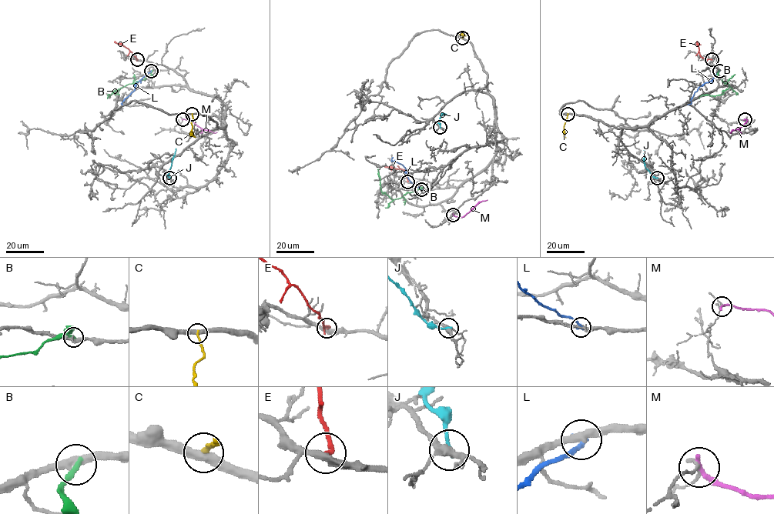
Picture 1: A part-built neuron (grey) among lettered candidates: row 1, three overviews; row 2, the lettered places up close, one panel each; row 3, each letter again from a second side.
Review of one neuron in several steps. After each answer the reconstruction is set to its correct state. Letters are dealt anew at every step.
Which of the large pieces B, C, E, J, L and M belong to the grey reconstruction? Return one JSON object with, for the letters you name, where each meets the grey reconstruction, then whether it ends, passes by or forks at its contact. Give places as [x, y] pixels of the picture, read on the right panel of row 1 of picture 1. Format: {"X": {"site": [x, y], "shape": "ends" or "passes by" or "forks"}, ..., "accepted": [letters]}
{"accepted": []}

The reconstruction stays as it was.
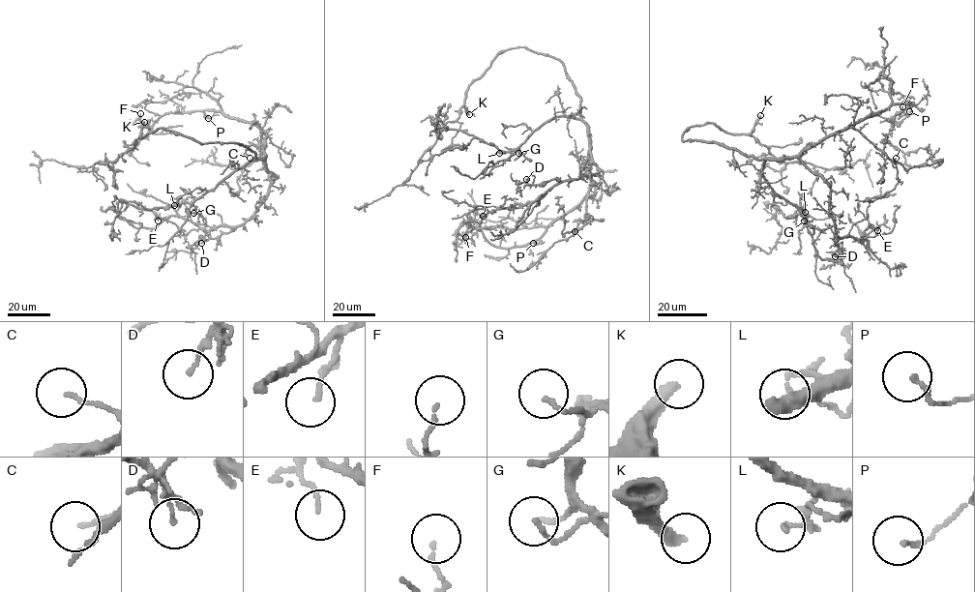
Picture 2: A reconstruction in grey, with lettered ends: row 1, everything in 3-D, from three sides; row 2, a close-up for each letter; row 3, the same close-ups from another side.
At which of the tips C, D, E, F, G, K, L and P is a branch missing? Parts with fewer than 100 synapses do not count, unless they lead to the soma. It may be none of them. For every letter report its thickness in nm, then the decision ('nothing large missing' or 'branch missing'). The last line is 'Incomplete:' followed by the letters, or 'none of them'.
C: calibre 100 nm; nothing large missing
D: calibre 120 nm; nothing large missing
E: calibre 120 nm; nothing large missing
F: calibre 110 nm; nothing large missing
G: calibre 110 nm; nothing large missing
K: calibre 360 nm; branch missing
L: calibre 130 nm; nothing large missing
P: calibre 120 nm; nothing large missing
Incomplete: K

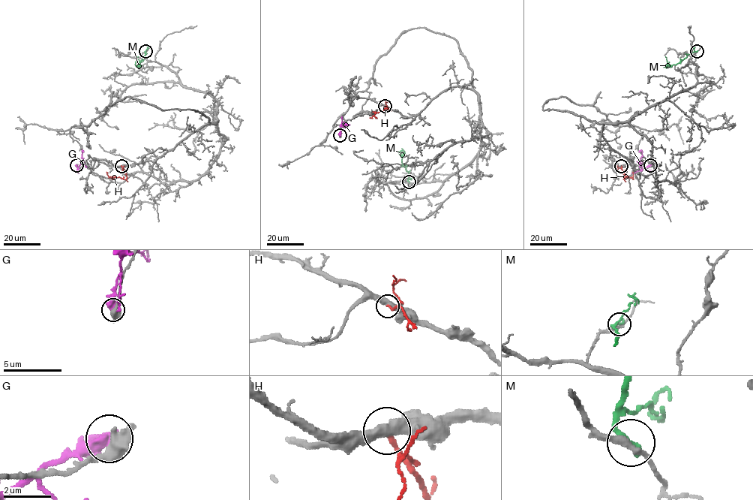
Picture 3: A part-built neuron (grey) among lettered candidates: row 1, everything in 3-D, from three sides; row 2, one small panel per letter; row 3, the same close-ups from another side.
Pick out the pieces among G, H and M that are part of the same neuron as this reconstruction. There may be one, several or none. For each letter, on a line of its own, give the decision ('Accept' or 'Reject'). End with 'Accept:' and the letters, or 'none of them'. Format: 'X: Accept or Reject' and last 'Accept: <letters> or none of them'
G: Reject
H: Reject
M: Reject
Accept: none of them

